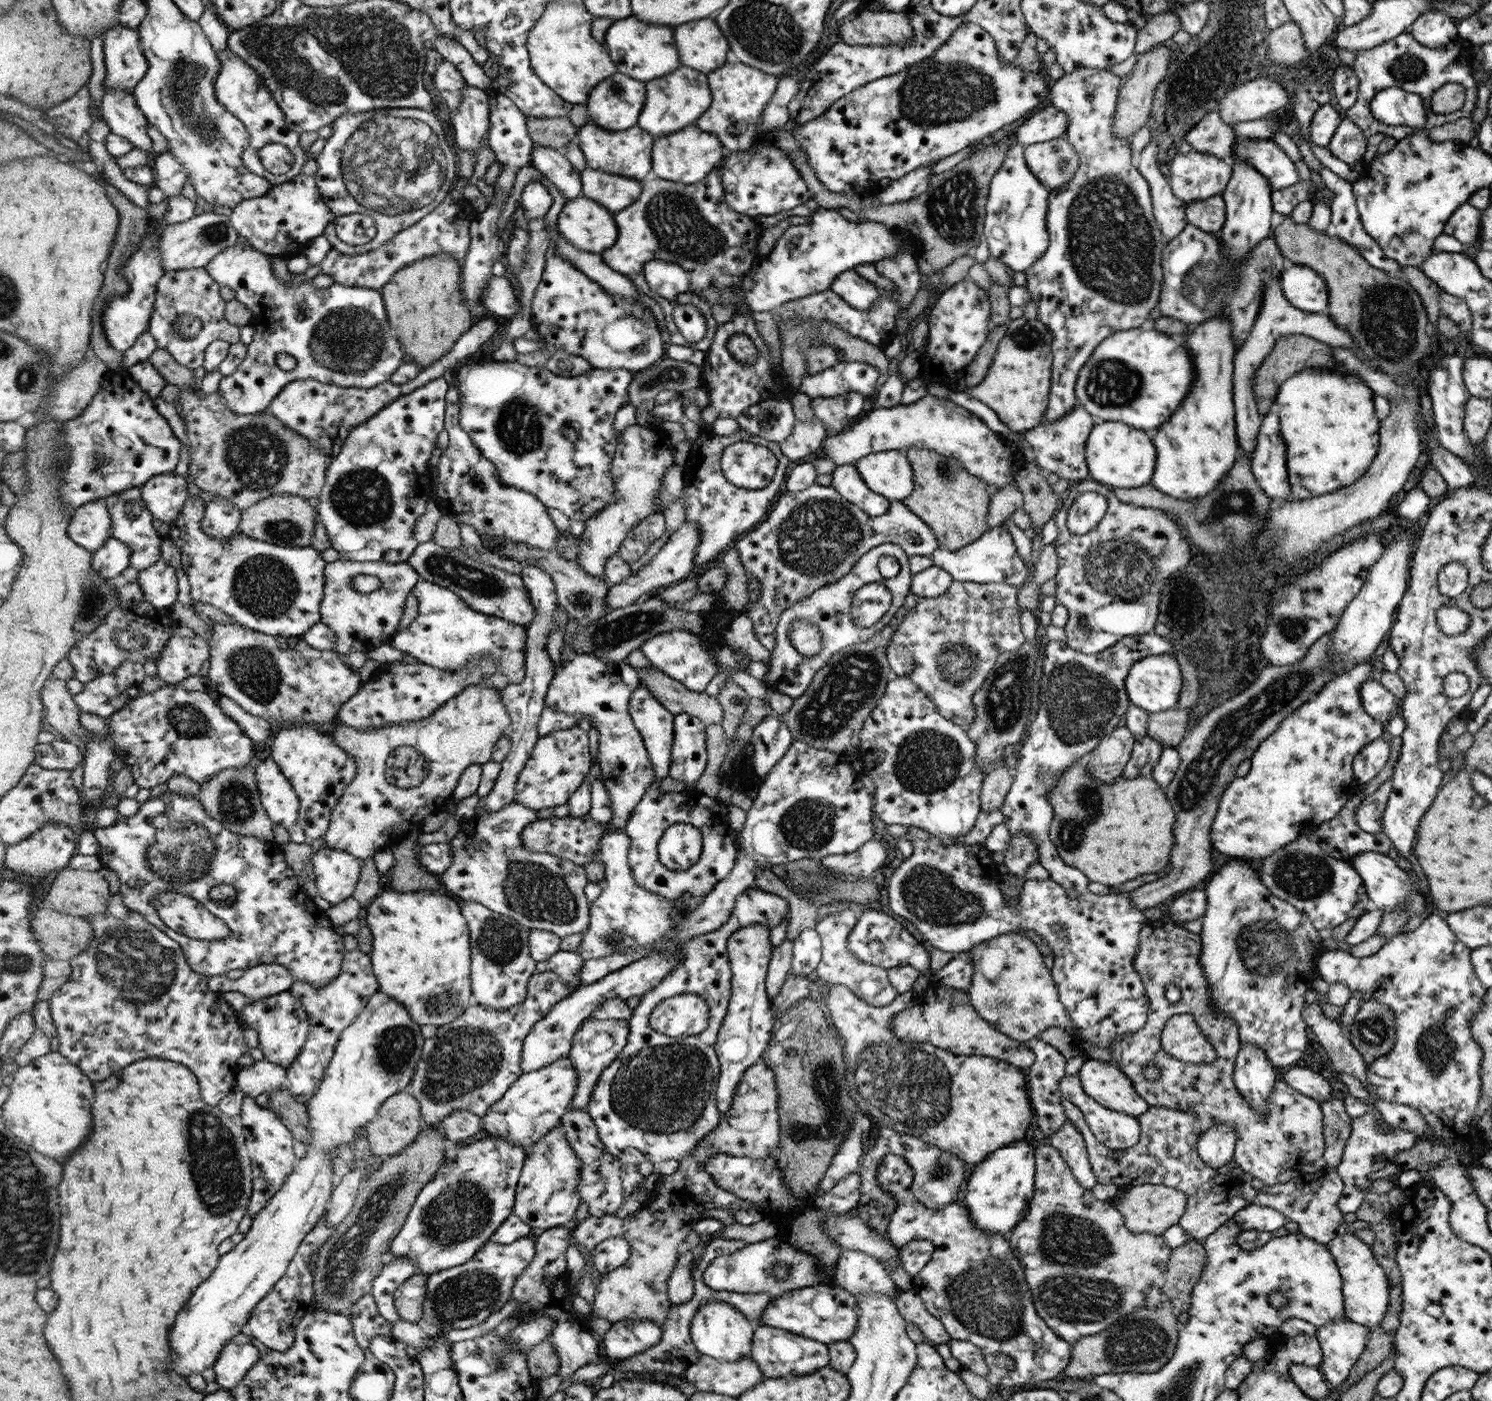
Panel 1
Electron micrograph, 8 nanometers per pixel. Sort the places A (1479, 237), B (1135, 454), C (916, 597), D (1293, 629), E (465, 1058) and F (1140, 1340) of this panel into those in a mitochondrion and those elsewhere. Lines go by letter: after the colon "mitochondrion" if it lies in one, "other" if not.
A: other
B: other
C: other
D: mitochondrion
E: mitochondrion
F: mitochondrion

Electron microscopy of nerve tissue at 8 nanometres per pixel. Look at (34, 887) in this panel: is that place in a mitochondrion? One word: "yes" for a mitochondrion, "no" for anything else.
no

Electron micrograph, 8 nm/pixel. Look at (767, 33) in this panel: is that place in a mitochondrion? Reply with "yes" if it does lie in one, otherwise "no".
yes

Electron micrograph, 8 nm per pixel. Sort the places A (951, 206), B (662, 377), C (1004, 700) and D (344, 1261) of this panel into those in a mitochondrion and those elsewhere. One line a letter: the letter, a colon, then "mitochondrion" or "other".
A: mitochondrion
B: mitochondrion
C: mitochondrion
D: mitochondrion

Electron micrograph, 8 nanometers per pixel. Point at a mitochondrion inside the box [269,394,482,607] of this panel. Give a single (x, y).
(362, 497)

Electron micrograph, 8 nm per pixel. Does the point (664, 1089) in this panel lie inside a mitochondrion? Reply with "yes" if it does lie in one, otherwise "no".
yes

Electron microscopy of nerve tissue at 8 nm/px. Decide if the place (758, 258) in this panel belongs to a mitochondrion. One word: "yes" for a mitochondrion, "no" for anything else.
no

